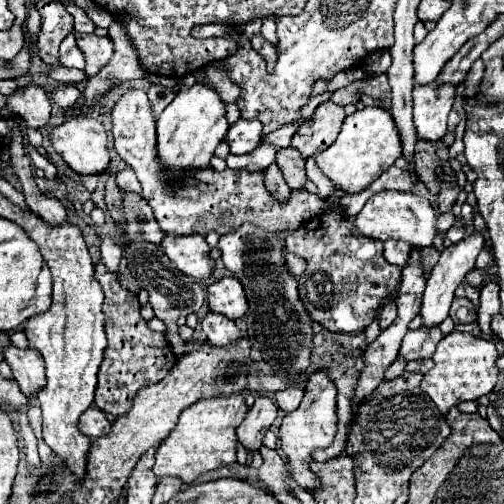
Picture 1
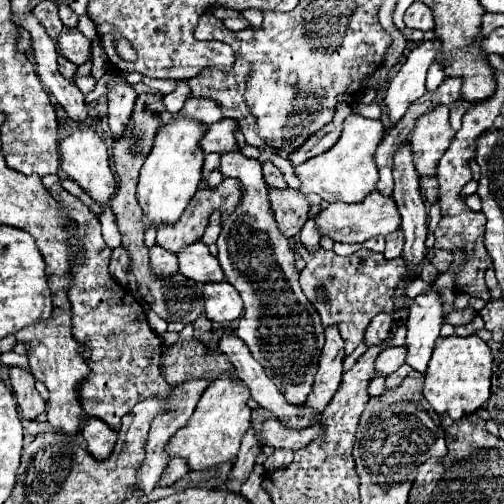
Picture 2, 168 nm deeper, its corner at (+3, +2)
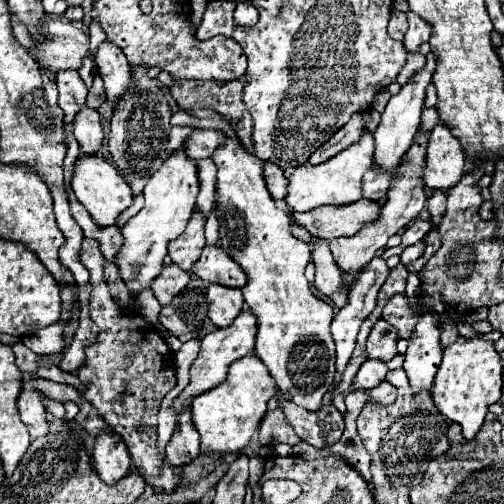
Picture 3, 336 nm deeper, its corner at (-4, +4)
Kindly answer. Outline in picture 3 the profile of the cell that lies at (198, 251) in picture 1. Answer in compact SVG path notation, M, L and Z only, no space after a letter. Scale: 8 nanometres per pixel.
M205 246L199 262L195 262L193 272L207 282L223 284L229 288L243 288L247 276L239 264L235 264L229 254L219 246Z

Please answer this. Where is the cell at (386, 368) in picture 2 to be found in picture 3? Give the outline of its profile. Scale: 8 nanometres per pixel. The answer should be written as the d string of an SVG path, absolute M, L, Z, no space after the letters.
M375 360L363 362L363 366L359 368L359 372L353 378L353 390L359 390L359 388L365 390L365 388L379 386L385 380L387 372L389 372L389 368L385 362L375 362Z

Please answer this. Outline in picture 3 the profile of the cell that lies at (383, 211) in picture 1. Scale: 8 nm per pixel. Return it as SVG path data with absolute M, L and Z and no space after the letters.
M363 198L351 206L321 206L311 212L293 212L293 222L305 228L313 238L333 240L339 236L353 236L355 230L363 228L367 222L375 220L379 214L377 202L365 202Z

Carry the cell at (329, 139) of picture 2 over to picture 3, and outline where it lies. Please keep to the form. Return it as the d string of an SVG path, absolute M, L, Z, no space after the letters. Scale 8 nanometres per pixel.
M353 114L351 120L349 120L337 134L333 134L331 140L327 140L319 150L315 150L315 154L311 154L309 162L311 162L313 166L327 162L327 160L333 158L335 154L339 154L339 152L343 152L345 148L349 148L351 144L359 142L363 130L365 130L363 116L361 116L361 114Z

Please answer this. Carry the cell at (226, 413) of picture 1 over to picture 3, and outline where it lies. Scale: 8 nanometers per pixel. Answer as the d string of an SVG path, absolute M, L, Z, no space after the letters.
M247 354L245 358L235 360L229 368L227 380L203 392L191 404L193 424L201 434L201 450L239 452L241 448L245 448L263 414L267 412L267 402L271 400L271 396L275 396L275 390L277 384L259 356Z

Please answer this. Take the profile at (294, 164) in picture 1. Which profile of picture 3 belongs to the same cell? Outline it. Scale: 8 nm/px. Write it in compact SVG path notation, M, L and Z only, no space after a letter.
M265 164L263 166L263 178L265 178L265 184L267 184L267 190L269 190L271 198L283 200L285 194L287 194L287 178L285 178L283 170L279 166Z

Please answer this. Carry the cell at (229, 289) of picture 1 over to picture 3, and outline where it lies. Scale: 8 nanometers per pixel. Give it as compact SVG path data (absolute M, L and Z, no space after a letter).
M211 284L207 288L209 318L217 328L227 328L243 310L243 294L237 288L225 288L221 284Z

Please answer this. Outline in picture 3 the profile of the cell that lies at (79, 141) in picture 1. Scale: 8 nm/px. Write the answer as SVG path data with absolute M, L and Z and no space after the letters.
M81 156L75 162L75 172L73 172L71 184L73 184L73 192L75 192L77 200L87 208L93 222L103 228L117 224L119 214L125 212L133 204L133 194L131 194L129 184L115 170L115 166L111 166L103 156Z

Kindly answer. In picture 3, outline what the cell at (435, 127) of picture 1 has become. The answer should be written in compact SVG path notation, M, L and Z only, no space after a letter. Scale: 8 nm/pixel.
M437 124L431 130L427 146L427 164L425 164L425 186L433 190L449 190L457 186L465 172L465 156L459 140L447 130L447 126Z

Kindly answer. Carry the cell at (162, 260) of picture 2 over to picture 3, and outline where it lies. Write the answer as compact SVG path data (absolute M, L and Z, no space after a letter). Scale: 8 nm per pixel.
M175 264L163 266L163 274L159 274L159 278L153 282L153 294L159 300L161 306L169 306L173 302L173 298L187 288L191 276L185 270L175 268Z

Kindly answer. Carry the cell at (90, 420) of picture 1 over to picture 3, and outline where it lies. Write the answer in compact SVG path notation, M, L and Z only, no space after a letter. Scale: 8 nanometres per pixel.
M105 432L97 436L93 458L99 478L109 486L115 486L131 470L131 458L127 454L127 446L123 446L123 440L119 440L117 434Z

